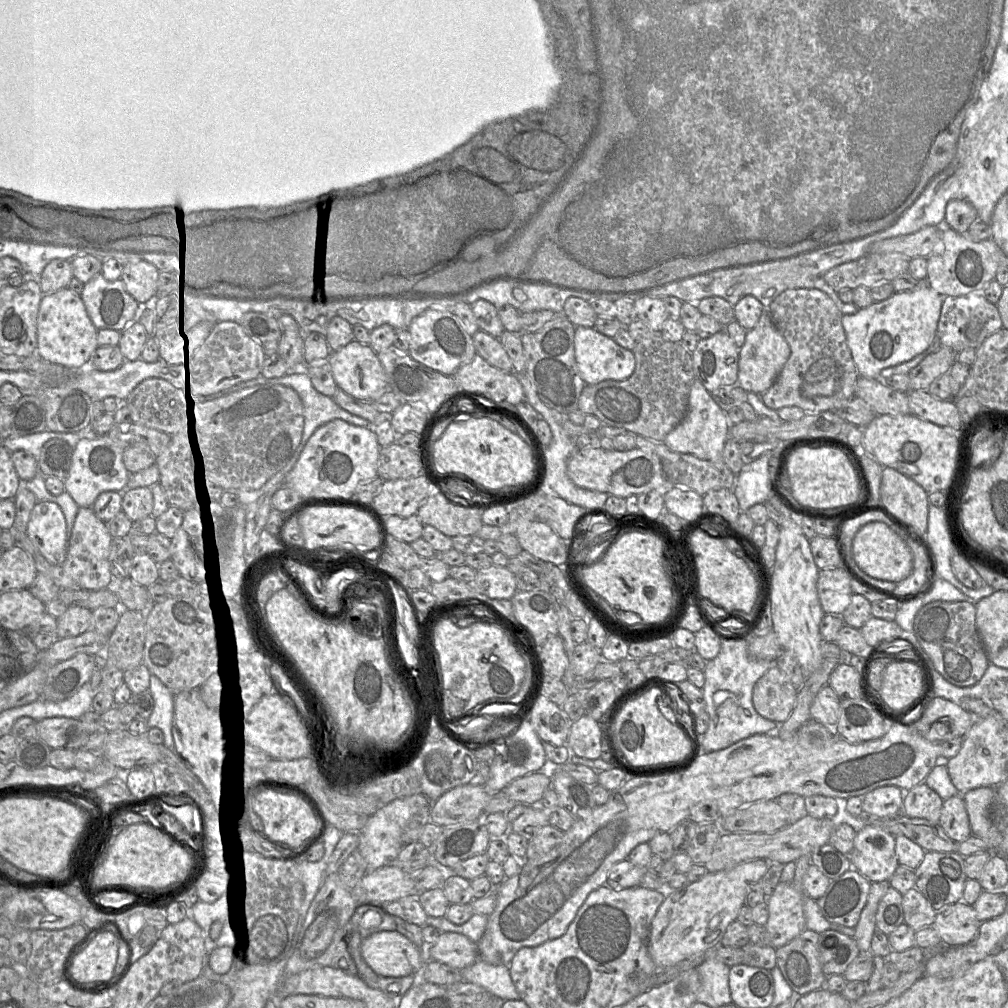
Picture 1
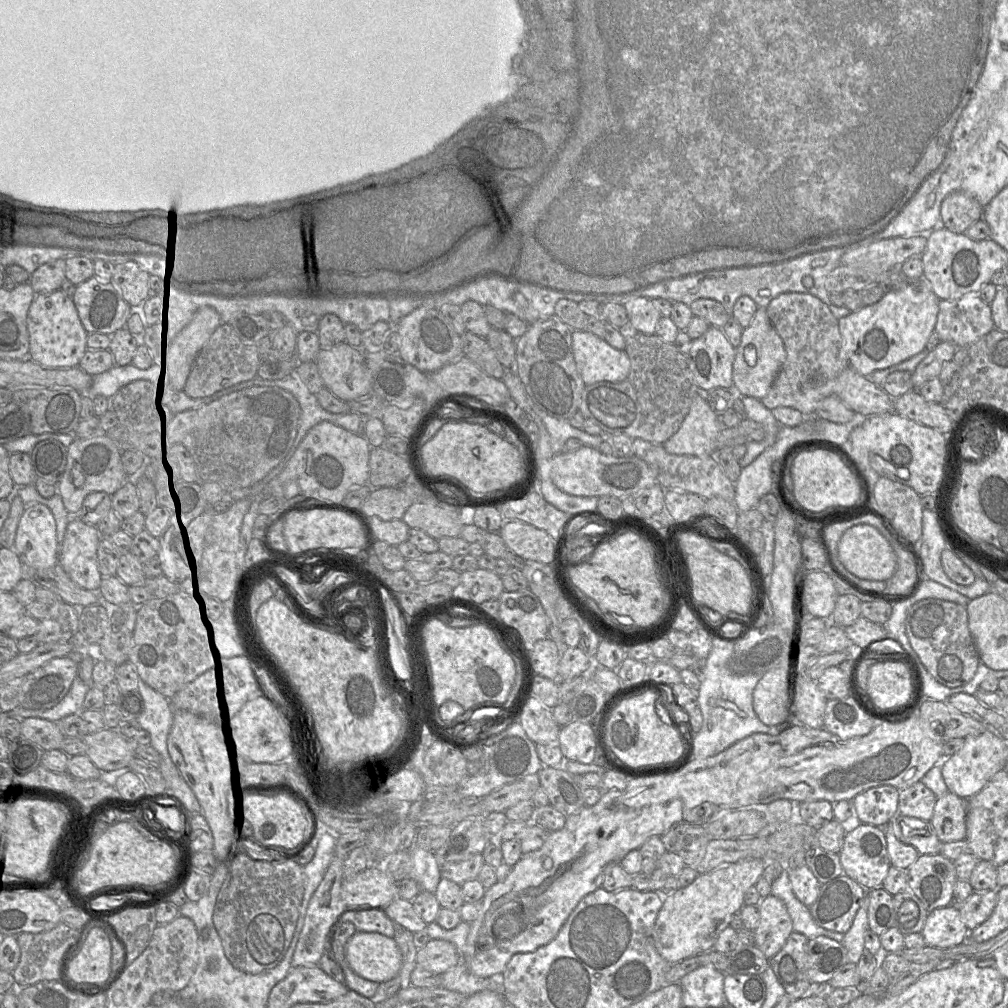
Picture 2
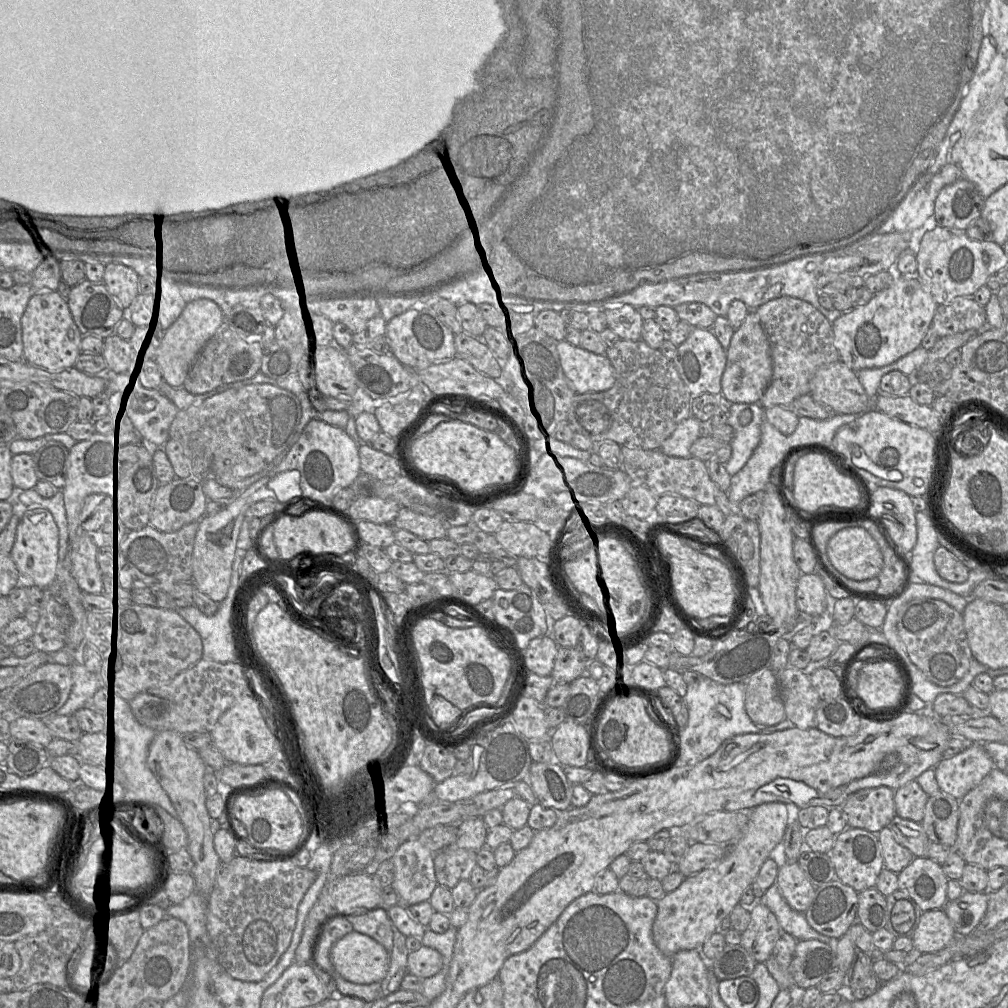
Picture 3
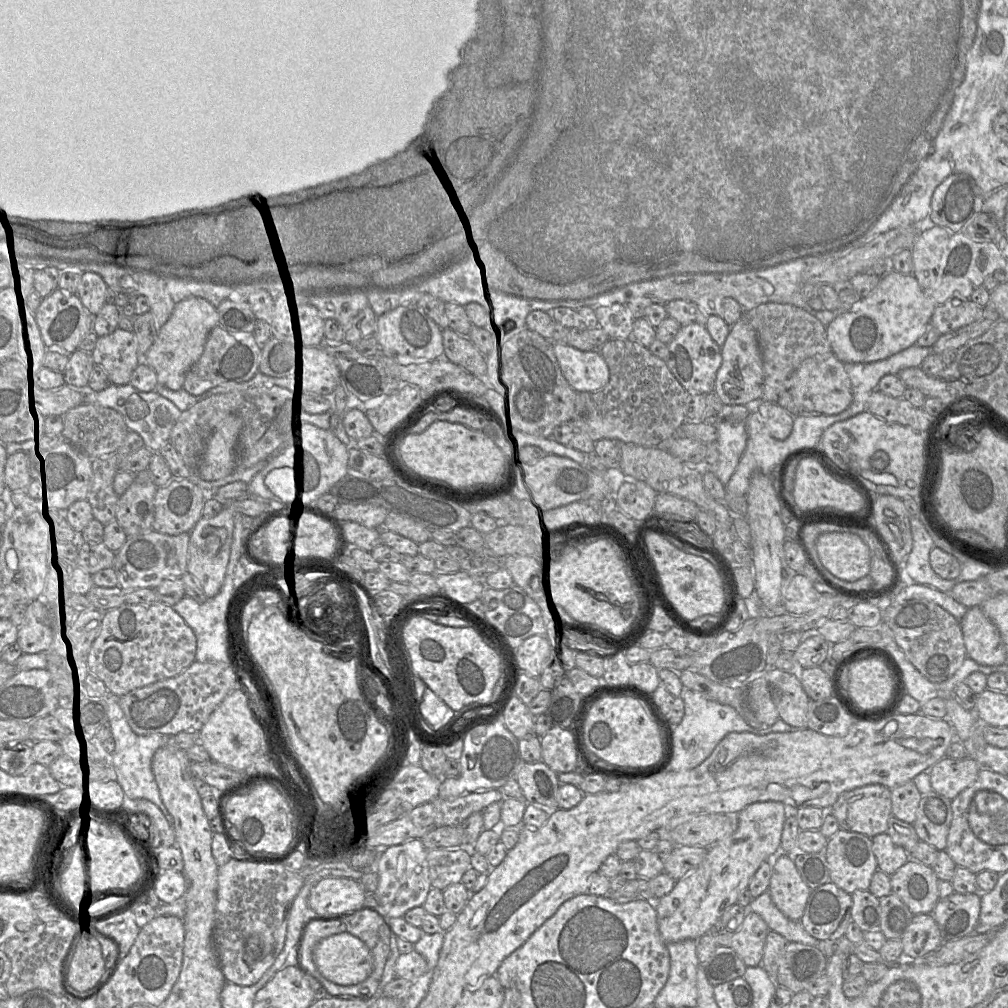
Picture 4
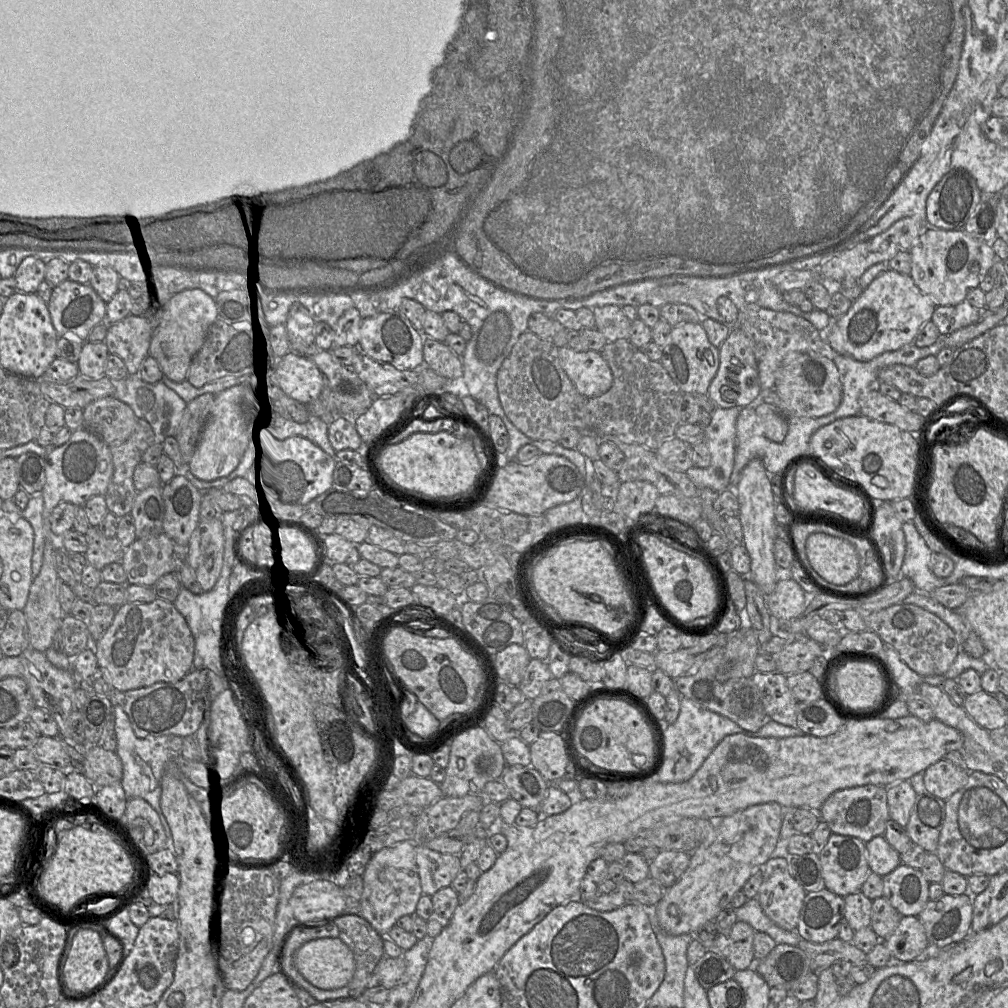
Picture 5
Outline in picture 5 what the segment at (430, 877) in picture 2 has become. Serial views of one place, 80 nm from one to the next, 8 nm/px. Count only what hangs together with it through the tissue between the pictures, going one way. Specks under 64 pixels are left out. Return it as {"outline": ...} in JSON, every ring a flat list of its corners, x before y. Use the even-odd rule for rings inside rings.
{"outline":[[402,841,379,850,373,854,362,875,363,891,361,897,360,916,367,920,382,936,386,936,389,930,402,916,413,915,415,913,417,903,423,895,415,860,416,845,424,844,414,844,412,841]]}

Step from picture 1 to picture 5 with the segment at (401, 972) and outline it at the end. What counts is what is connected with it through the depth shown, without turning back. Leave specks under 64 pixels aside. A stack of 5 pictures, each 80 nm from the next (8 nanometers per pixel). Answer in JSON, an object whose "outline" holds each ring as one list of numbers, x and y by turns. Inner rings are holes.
{"outline":[[339,937,305,943,295,953,295,965,310,984,323,990,346,986,355,972,354,955]]}

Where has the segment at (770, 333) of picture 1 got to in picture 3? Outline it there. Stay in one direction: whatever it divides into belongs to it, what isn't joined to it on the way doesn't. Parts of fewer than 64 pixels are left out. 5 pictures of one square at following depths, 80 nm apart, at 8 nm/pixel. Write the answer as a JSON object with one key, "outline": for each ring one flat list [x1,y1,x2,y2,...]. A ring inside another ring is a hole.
{"outline":[[756,310,750,311,742,325,734,331,729,347,726,349,726,366,721,378,721,394,730,403,759,403,772,379,773,365,767,335,761,325]]}

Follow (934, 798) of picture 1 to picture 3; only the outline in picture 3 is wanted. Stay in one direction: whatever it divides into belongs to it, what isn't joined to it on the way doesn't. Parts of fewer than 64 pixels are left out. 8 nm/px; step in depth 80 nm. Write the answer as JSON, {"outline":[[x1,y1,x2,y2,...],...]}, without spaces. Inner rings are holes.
{"outline":[[911,781,894,790,895,814,901,818,921,822,928,795,917,781]]}

